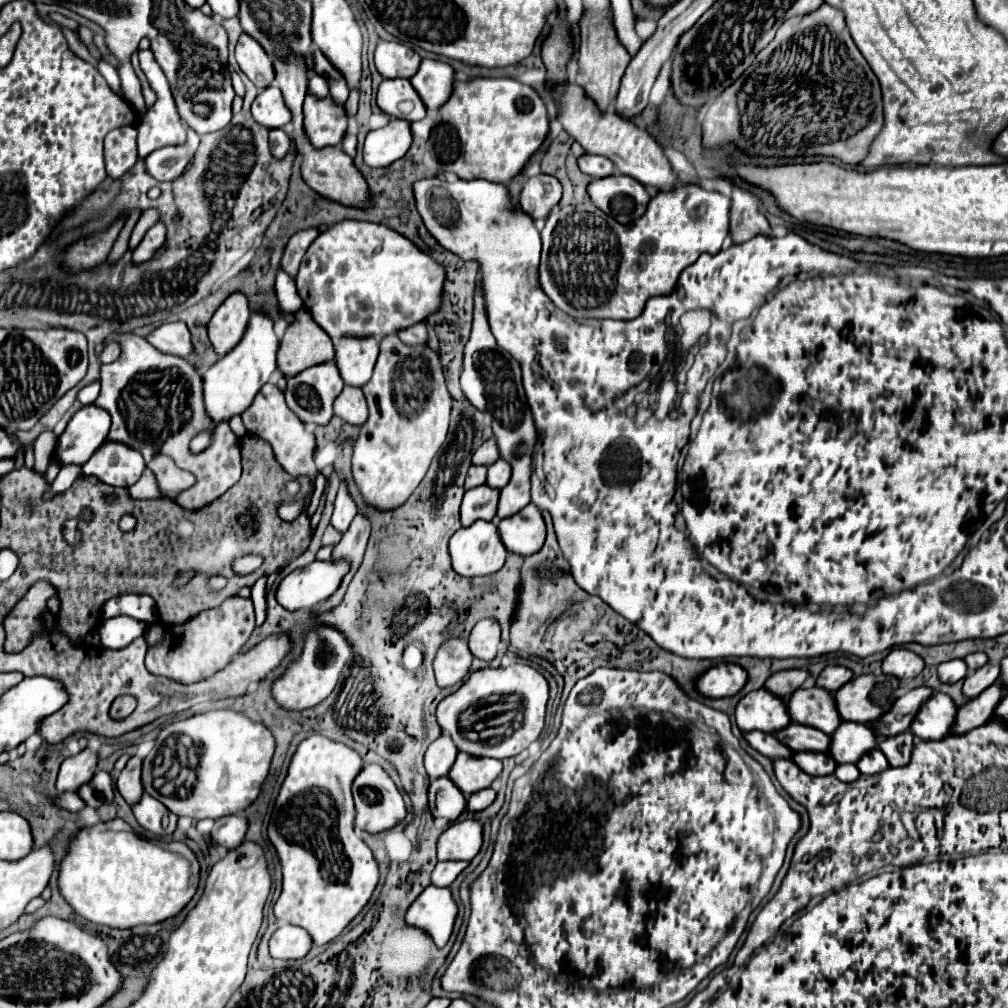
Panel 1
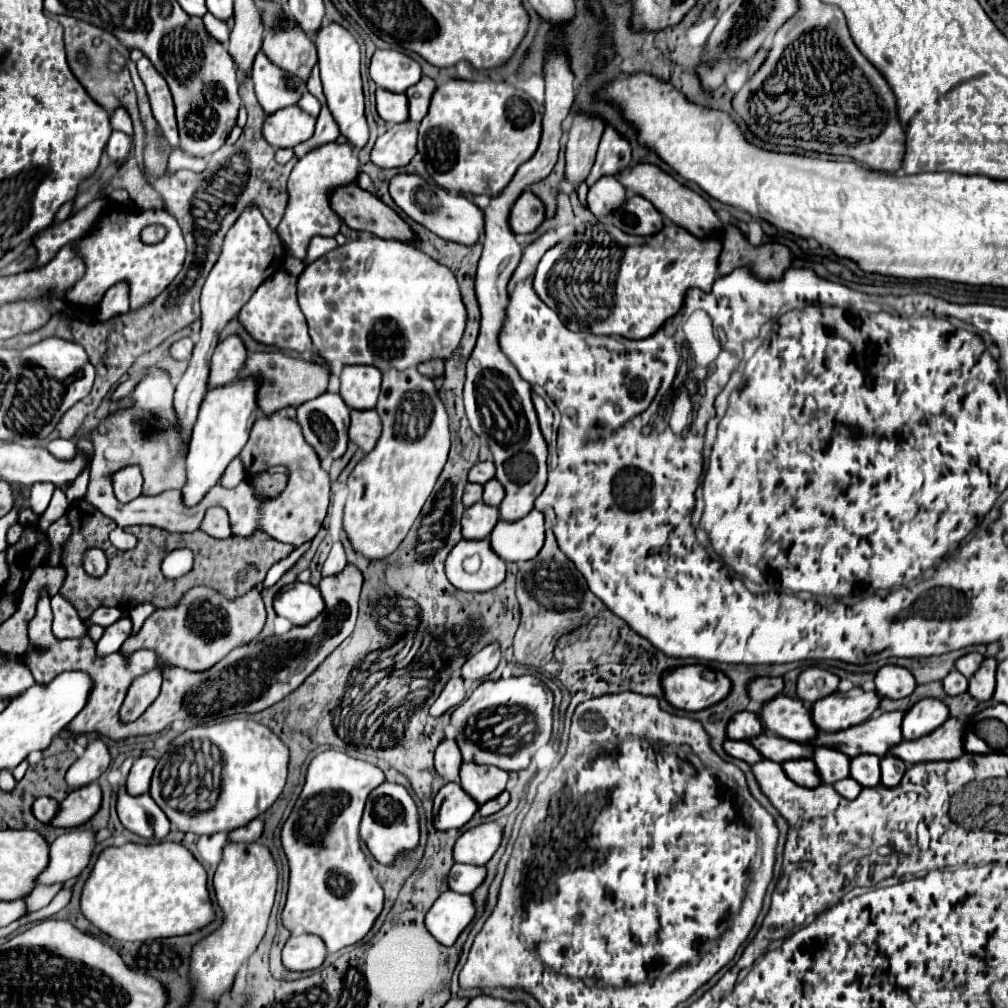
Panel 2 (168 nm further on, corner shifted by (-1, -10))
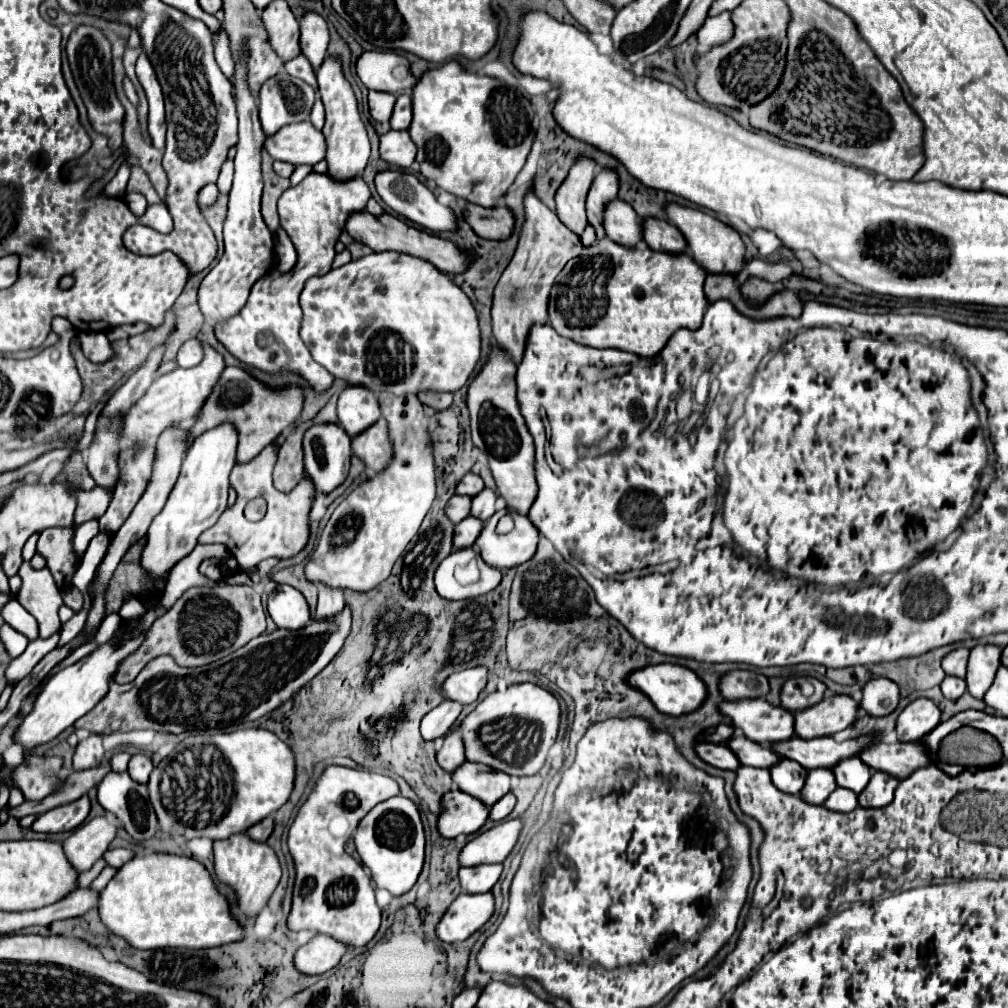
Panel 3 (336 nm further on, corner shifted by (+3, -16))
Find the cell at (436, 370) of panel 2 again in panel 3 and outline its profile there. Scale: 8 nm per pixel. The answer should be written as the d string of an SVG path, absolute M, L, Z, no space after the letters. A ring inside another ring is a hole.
M422 390L418 392L418 398L422 404L432 406L434 410L444 410L452 404L452 394L450 392L432 392L432 390Z

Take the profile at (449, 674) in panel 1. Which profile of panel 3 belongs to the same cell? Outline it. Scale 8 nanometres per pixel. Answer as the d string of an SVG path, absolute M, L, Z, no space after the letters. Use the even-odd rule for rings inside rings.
M444 698L434 710L430 710L420 724L420 732L426 740L434 740L440 736L446 736L450 726L456 722L456 718L462 712L462 704Z

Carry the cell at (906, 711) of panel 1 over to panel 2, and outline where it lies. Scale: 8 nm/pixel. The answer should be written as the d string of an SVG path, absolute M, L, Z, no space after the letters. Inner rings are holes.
M882 712L878 718L870 718L860 726L852 726L848 730L832 734L820 732L820 738L816 738L816 742L810 742L810 746L836 748L850 758L856 758L860 754L884 756L892 746L902 742L902 718L902 712Z

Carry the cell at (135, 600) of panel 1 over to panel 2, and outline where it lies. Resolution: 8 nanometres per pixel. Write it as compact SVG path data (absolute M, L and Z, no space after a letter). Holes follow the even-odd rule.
M98 608L92 614L92 618L88 618L88 622L84 622L84 624L86 624L86 628L90 628L92 624L100 624L102 628L108 628L110 624L118 622L122 616L124 616L124 612L120 608Z

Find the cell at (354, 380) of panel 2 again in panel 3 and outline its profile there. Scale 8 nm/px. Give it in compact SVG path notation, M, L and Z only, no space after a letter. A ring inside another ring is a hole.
M348 386L338 398L338 424L346 428L350 436L372 426L380 418L376 394L364 386Z

